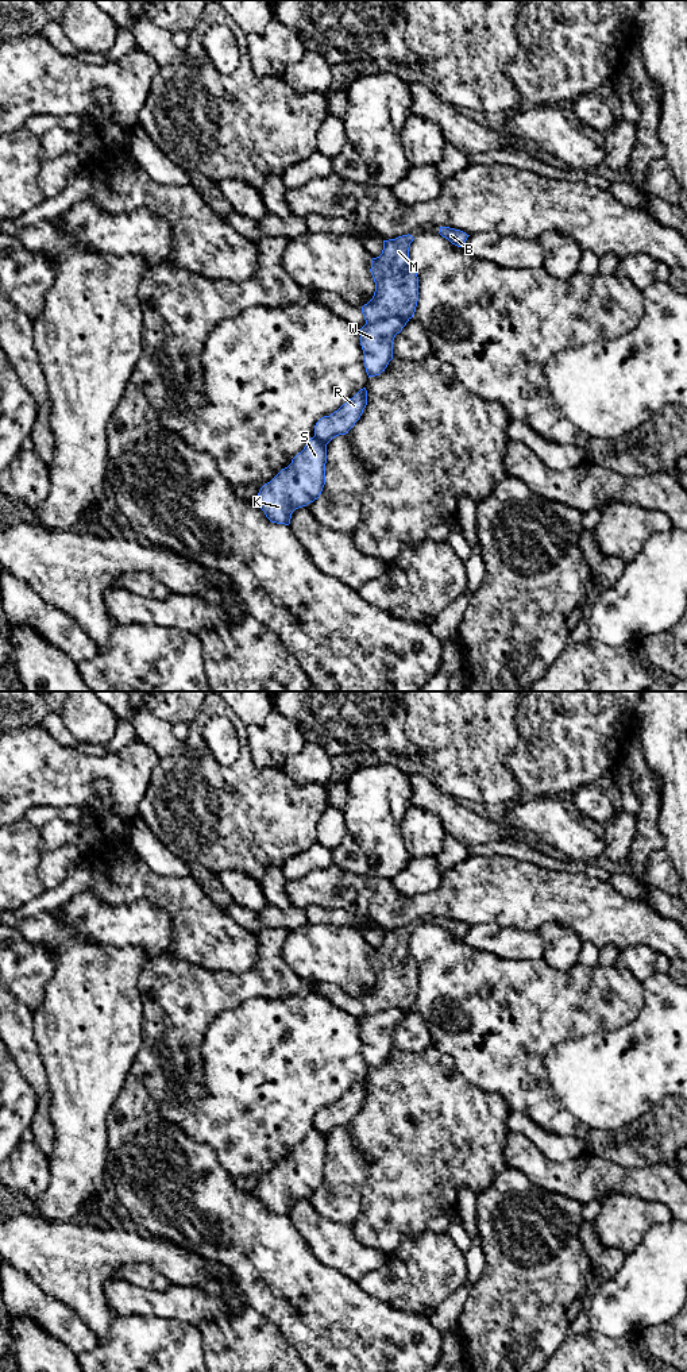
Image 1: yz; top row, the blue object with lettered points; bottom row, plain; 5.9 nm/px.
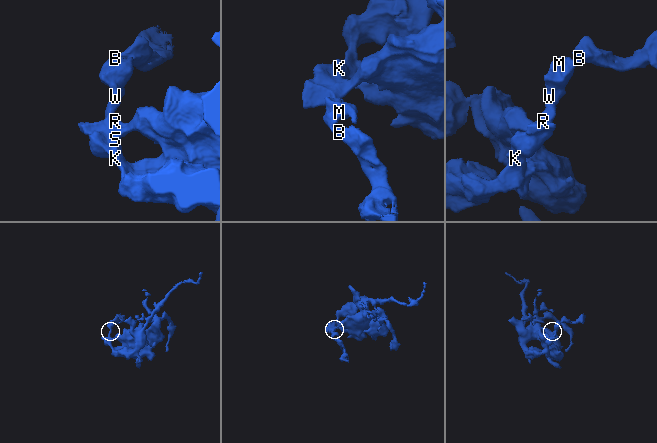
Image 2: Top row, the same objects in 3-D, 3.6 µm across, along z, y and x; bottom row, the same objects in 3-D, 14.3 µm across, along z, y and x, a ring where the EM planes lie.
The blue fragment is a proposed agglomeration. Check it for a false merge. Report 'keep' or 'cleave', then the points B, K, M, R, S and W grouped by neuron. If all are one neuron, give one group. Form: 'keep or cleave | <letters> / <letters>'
cleave | B M / K R S W

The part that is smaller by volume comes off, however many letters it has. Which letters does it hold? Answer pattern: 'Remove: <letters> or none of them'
Remove: B, M

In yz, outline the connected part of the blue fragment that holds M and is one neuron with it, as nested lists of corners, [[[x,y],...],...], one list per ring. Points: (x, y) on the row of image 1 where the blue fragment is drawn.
[[[412,235],[383,240],[382,254],[371,259],[373,298],[362,307],[367,324],[390,317],[412,319],[418,301],[418,277],[409,258]]]

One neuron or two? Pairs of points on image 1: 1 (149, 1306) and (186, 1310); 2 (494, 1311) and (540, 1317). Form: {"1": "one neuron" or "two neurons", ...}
{"1": "one neuron", "2": "one neuron"}

